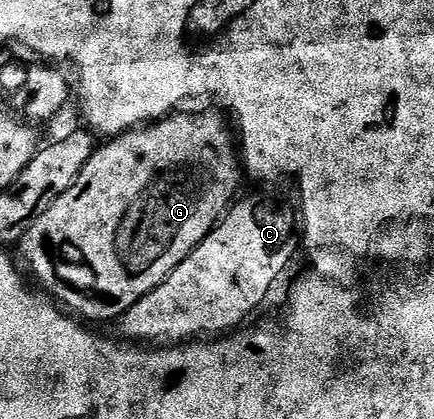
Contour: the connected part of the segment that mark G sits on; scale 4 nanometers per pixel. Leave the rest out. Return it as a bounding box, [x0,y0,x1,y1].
[18,110,242,321]

